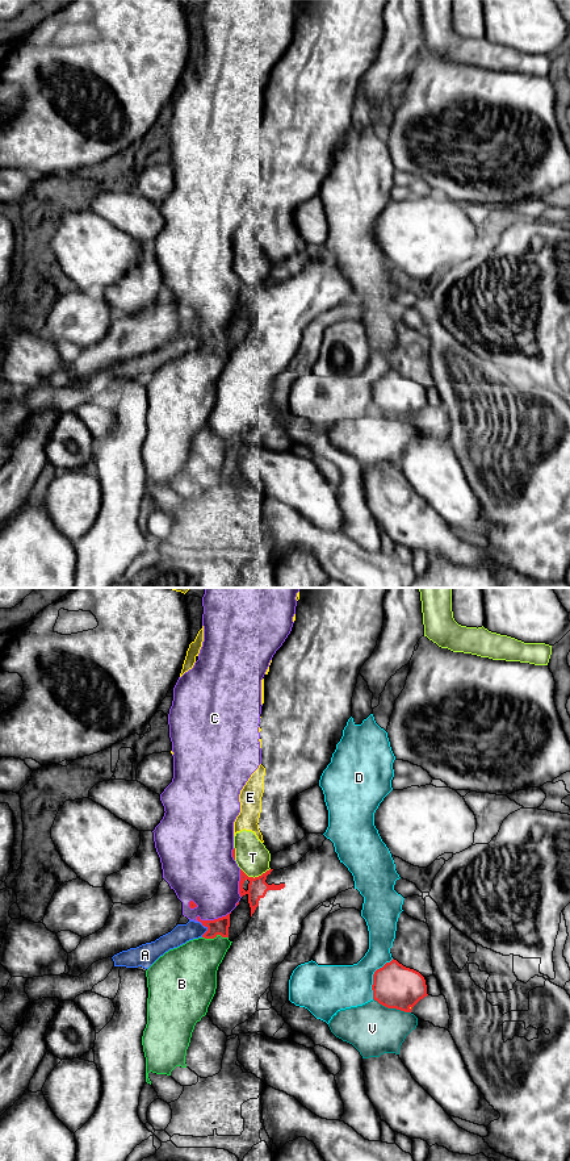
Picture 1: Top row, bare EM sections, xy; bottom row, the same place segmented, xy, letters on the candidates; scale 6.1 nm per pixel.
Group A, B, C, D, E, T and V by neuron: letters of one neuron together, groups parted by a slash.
A / B / C / D / E / T / V

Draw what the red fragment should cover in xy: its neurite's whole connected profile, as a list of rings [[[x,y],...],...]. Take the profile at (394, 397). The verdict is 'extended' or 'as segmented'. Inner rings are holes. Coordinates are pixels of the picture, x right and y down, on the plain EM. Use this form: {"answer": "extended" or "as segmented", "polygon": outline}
{"answer": "as segmented", "polygon": [[[394,369],[374,383],[372,401],[380,415],[405,423],[428,406],[424,388]]]}

